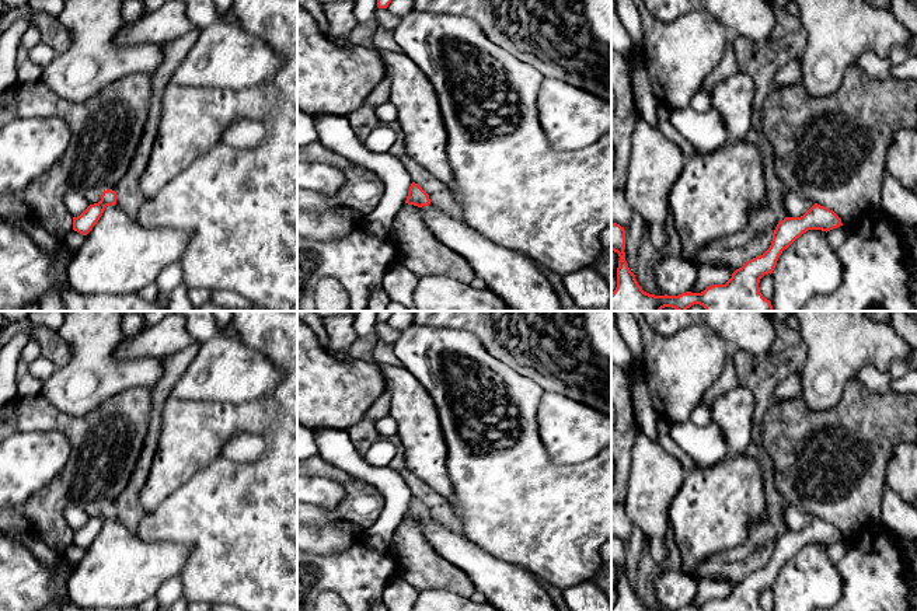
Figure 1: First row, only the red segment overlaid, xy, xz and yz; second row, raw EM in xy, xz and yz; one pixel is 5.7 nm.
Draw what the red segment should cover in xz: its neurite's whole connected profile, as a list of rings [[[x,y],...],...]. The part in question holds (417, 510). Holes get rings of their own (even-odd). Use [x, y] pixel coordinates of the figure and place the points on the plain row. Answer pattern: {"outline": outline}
{"outline": [[[412,496],[405,517],[422,521],[430,519],[430,513],[418,497]]]}

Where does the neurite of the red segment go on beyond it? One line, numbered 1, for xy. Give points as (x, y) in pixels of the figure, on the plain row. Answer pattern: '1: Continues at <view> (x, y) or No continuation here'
1: No continuation here

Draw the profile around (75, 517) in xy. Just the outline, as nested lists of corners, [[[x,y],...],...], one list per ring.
[[[67,506],[63,516],[73,531],[80,530],[90,520],[90,517],[79,506]]]

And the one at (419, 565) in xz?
[[[402,519],[393,535],[390,552],[398,563],[398,577],[419,591],[442,589],[468,598],[477,591],[461,569],[432,548],[418,520]]]

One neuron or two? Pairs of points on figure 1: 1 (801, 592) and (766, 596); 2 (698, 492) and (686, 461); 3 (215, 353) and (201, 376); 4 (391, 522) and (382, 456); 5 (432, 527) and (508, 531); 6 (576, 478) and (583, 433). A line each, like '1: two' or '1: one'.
1: two
2: two
3: one
4: two
5: two
6: two

